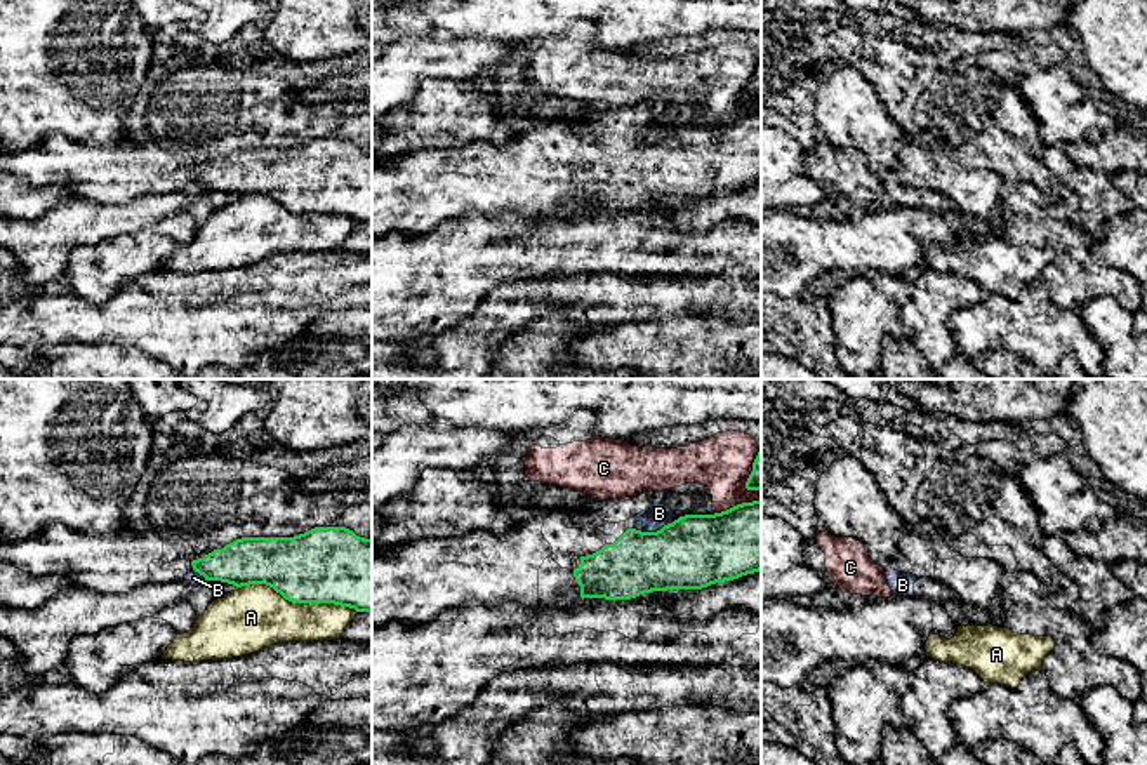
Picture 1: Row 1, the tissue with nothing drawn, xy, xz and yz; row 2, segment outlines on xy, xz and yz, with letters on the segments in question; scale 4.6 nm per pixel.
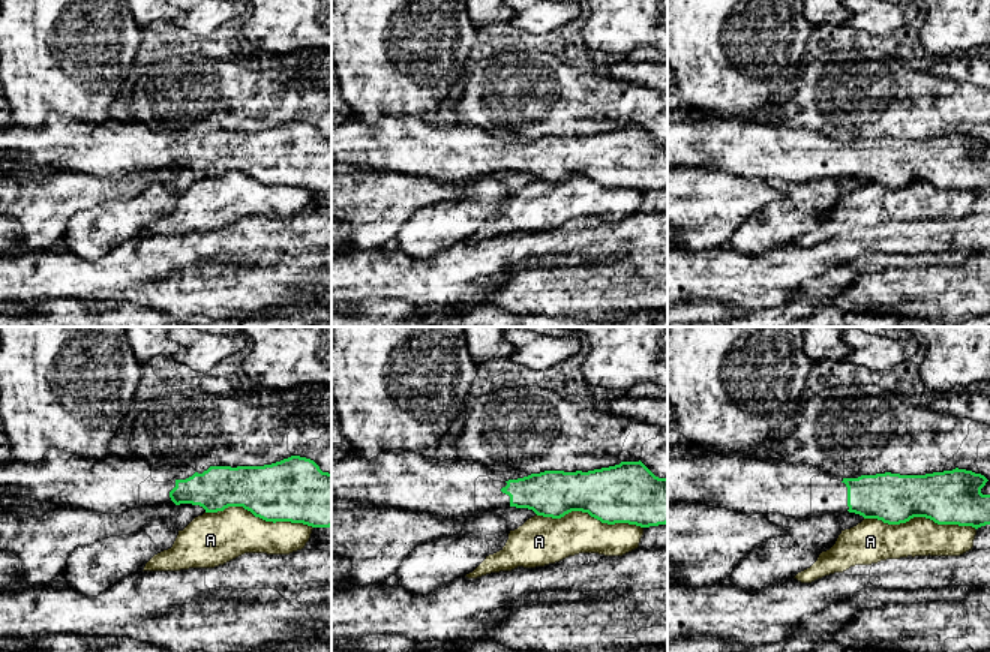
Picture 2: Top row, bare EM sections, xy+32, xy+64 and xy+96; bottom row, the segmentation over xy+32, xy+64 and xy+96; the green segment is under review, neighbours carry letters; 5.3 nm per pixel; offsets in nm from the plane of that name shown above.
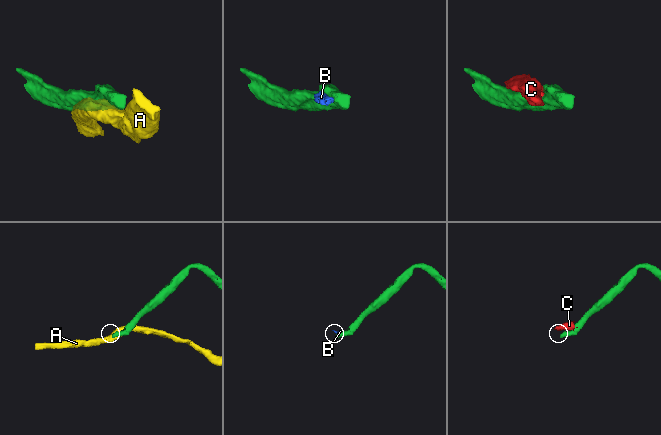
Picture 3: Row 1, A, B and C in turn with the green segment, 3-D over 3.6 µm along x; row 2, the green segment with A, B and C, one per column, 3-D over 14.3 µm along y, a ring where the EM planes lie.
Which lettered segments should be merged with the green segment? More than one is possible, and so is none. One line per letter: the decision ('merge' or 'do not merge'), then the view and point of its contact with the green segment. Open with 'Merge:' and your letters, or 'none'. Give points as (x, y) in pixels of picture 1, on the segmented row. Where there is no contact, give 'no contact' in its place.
Merge: none
A: do not merge | xy (298, 602)
B: do not merge | xz (649, 532)
C: do not merge | xz (753, 470)

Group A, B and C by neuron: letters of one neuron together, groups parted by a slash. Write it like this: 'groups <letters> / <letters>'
groups A / B C

